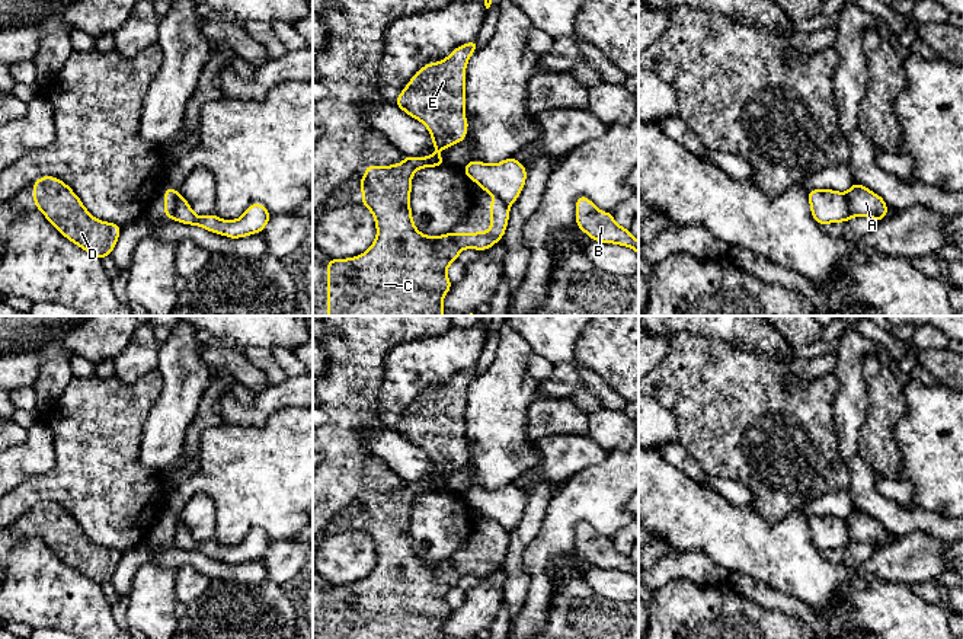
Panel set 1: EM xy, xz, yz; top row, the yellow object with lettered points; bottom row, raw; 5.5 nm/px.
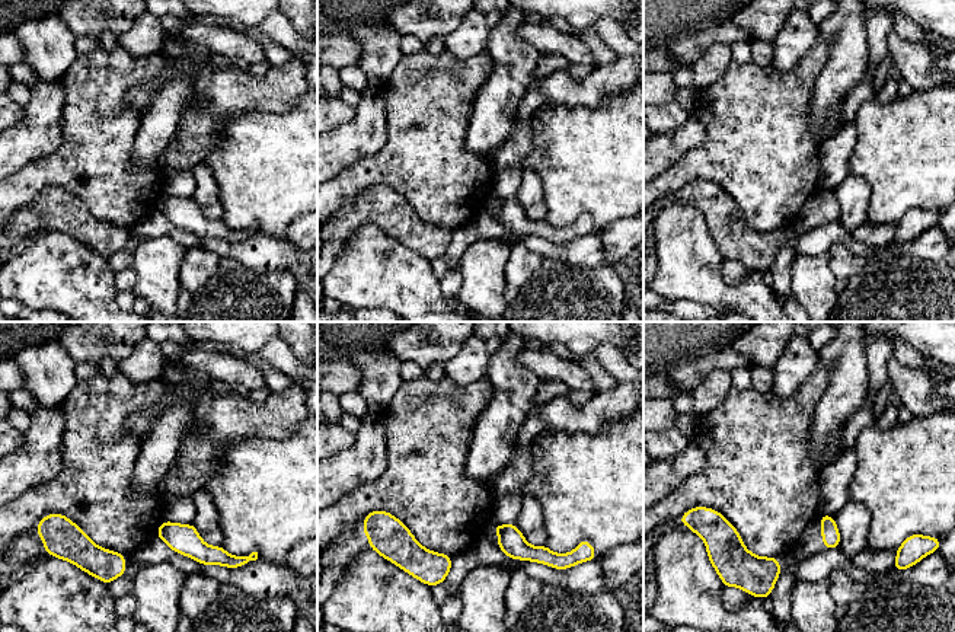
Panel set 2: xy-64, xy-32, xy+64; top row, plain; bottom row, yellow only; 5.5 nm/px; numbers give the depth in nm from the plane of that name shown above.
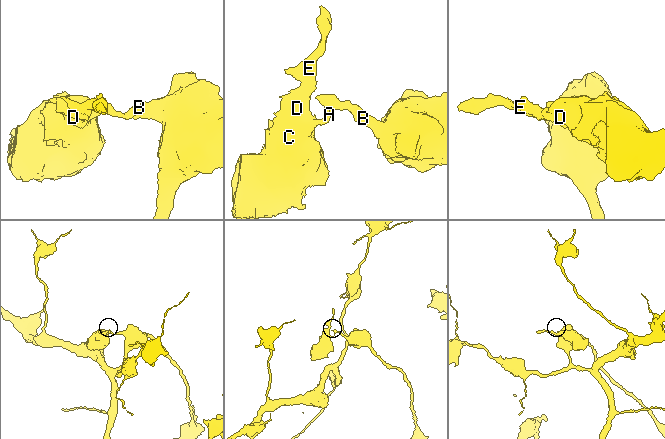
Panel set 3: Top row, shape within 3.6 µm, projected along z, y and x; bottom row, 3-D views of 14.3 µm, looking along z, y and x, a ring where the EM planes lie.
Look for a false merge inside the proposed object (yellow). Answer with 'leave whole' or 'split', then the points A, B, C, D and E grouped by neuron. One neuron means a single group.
split; A C D E / B

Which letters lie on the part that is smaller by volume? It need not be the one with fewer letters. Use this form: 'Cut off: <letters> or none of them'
Cut off: A, C, D, E

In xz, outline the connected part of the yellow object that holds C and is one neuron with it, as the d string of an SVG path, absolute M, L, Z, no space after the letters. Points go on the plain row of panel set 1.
M438 477L422 485L404 482L401 489L391 492L362 492L367 498L359 507L361 530L375 544L377 563L359 582L327 587L327 639L444 639L442 627L452 613L447 594L461 576L487 576L503 563L509 533L499 524L490 525L489 557L425 562L415 553L410 507L417 495L436 492L445 492Z

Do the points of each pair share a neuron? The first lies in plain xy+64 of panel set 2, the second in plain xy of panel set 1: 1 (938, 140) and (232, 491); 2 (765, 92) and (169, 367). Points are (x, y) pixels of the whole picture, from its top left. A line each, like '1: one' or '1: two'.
1: one
2: two

